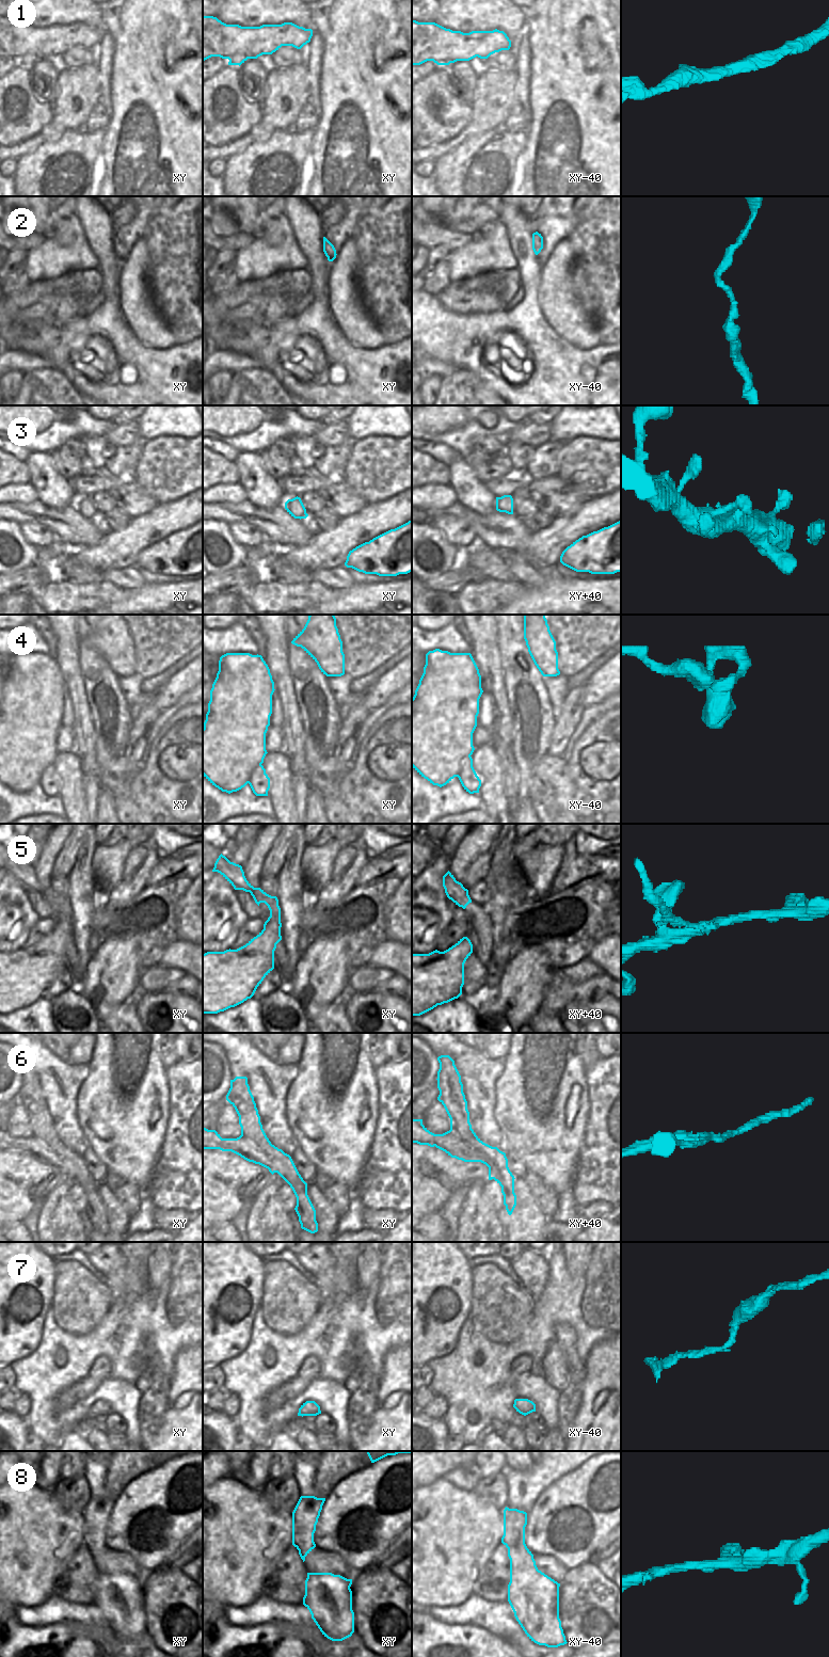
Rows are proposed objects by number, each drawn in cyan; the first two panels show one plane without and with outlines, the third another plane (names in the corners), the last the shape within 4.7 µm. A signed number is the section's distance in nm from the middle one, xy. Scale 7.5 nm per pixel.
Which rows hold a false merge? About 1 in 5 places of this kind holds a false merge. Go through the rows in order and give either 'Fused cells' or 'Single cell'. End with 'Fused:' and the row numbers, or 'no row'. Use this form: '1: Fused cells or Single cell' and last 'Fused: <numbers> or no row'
1: Single cell
2: Single cell
3: Single cell
4: Single cell
5: Fused cells
6: Fused cells
7: Single cell
8: Single cell
Fused: 5, 6.

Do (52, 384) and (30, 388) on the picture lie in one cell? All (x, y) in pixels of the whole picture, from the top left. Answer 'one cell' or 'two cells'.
one cell

